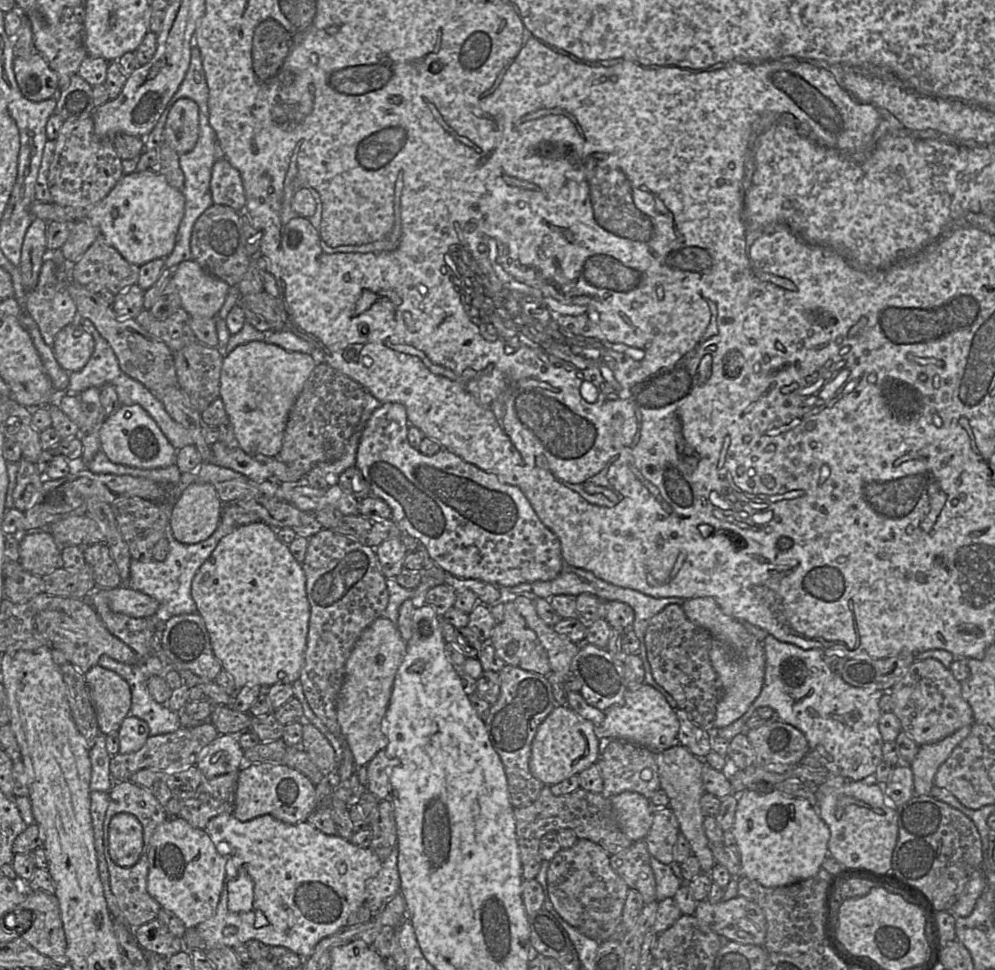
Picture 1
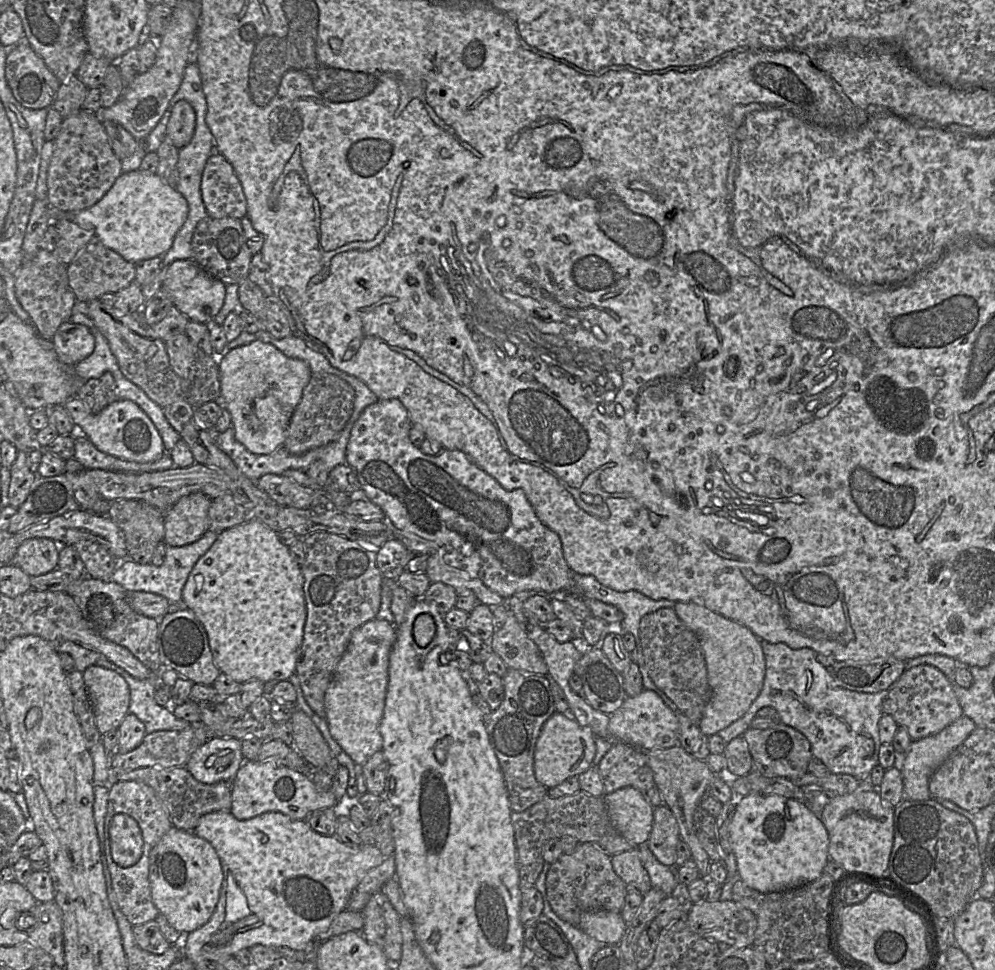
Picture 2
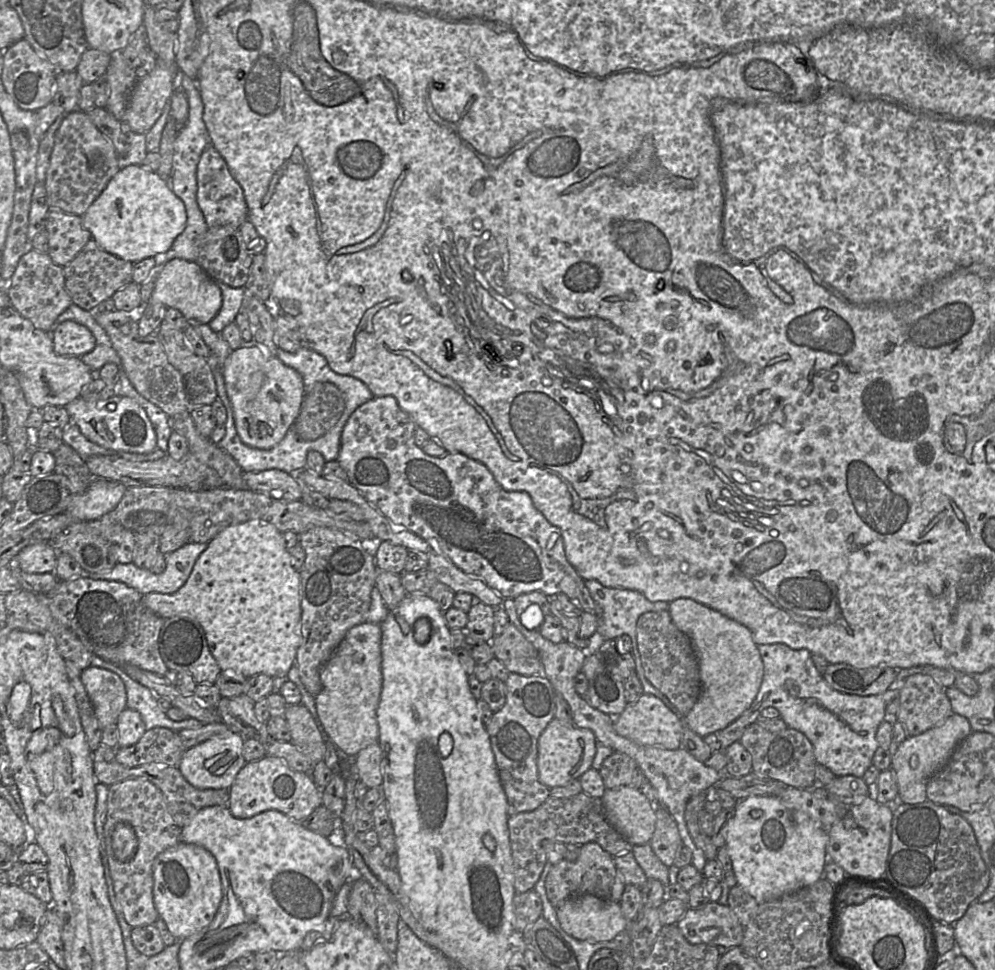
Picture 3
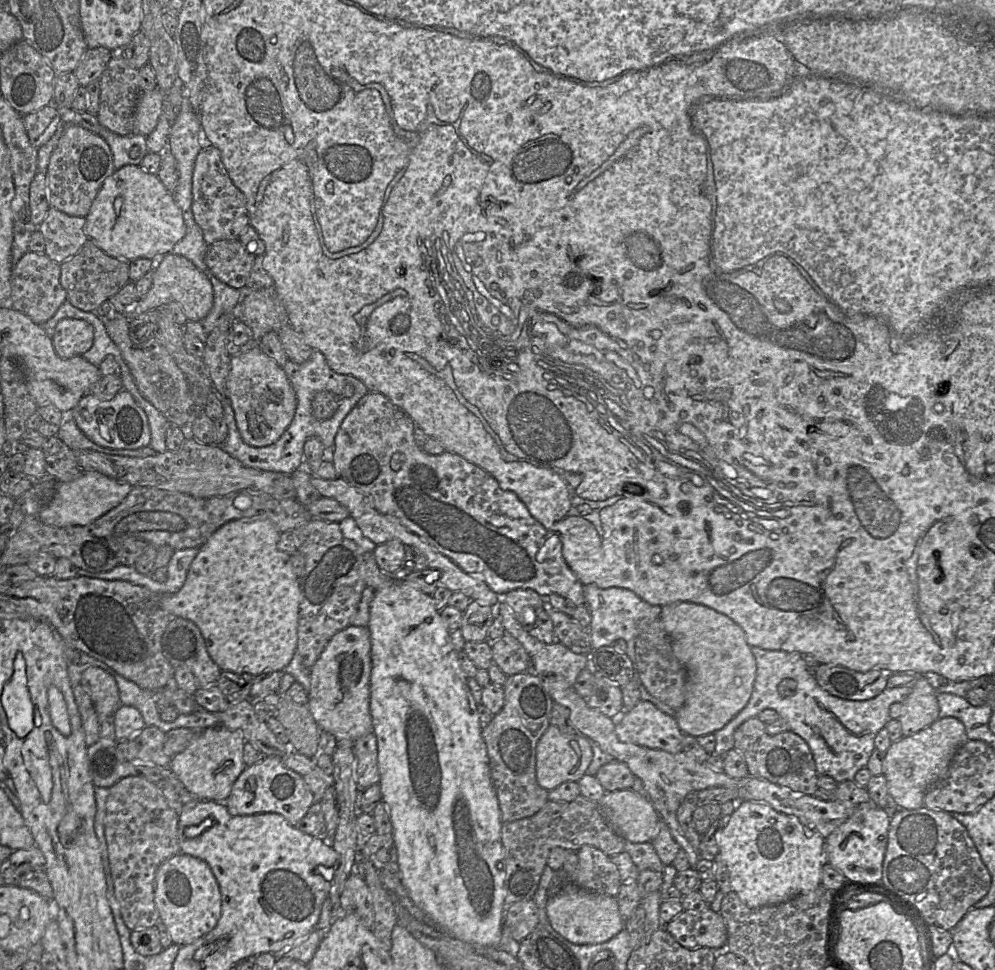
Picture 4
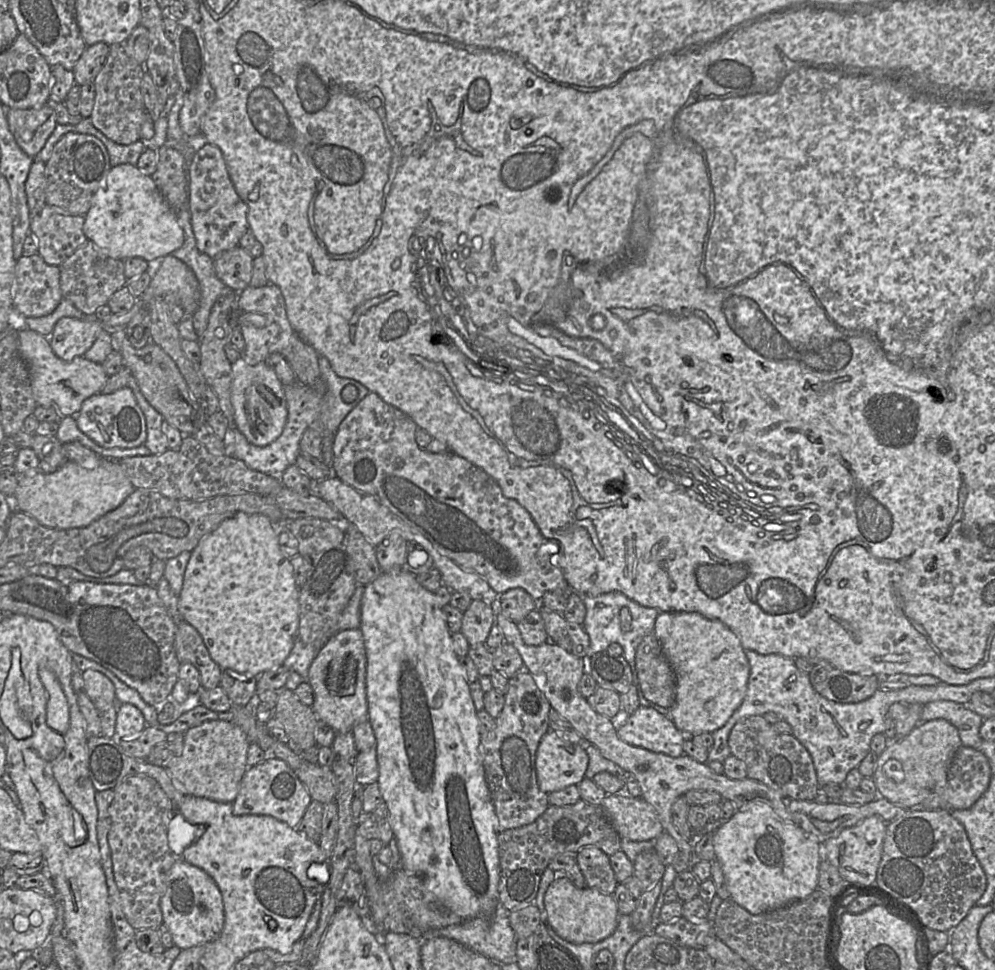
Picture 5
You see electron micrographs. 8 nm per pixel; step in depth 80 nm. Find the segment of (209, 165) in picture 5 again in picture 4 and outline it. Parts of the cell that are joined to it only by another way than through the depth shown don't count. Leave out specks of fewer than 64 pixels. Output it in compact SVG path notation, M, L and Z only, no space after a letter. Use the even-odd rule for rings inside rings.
M213 145L202 147L196 157L192 177L192 196L193 217L208 245L218 240L238 239L249 225L246 199L229 177L219 149Z

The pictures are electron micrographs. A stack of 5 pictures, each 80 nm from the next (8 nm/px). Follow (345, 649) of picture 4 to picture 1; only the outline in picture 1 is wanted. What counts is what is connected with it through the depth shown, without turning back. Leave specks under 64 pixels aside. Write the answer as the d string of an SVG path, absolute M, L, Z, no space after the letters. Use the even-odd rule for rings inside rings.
M380 617L363 631L347 659L344 682L336 701L336 713L356 767L366 766L388 744L388 738L382 731L382 721L406 650L407 642L397 626L391 620Z

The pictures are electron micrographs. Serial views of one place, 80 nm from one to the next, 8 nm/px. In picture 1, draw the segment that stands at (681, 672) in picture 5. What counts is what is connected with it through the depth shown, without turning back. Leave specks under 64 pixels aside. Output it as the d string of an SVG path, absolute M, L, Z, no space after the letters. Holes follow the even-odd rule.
M712 598L688 599L681 606L692 623L711 635L710 662L721 682L721 698L717 704L714 730L727 727L746 713L762 691L765 677L763 644L739 620L724 613Z

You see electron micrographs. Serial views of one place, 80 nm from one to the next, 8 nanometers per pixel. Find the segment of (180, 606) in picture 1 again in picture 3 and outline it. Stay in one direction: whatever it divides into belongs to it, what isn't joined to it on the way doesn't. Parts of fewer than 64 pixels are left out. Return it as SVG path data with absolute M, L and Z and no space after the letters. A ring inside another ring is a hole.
M188 542L166 555L166 567L160 574L141 569L131 562L116 563L107 572L87 573L87 577L119 581L136 589L142 595L148 593L173 594L186 583L196 560L206 548L207 543Z

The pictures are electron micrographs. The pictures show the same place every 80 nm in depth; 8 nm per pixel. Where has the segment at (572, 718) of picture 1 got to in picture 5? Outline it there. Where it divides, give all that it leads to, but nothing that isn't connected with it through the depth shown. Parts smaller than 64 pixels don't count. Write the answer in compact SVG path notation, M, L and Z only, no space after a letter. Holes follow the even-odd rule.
M549 730L536 751L536 779L539 789L547 794L570 785L578 785L585 777L588 755L581 744L563 740Z

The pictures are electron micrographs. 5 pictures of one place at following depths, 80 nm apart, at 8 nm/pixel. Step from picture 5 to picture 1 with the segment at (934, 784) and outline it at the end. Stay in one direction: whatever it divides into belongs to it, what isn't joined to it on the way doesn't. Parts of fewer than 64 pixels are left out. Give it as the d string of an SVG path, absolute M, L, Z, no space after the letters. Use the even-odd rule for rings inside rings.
M967 725L950 736L930 744L921 745L910 763L913 772L914 795L929 795L934 786L934 778L939 767L944 763L953 749L970 733L972 725Z

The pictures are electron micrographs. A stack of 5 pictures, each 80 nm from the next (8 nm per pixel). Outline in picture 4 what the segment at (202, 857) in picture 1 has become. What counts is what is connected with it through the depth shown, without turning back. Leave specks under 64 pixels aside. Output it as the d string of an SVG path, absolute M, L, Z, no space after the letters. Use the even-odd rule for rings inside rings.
M179 852L162 863L155 877L155 904L174 944L188 945L212 931L221 917L219 884L203 860Z

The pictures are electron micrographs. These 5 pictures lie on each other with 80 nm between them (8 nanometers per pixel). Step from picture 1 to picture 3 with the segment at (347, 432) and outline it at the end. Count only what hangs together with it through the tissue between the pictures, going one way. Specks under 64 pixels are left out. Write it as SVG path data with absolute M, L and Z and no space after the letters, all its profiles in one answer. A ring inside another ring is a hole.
M317 382L305 391L294 427L301 440L316 440L328 432L345 409L342 391L330 382Z

